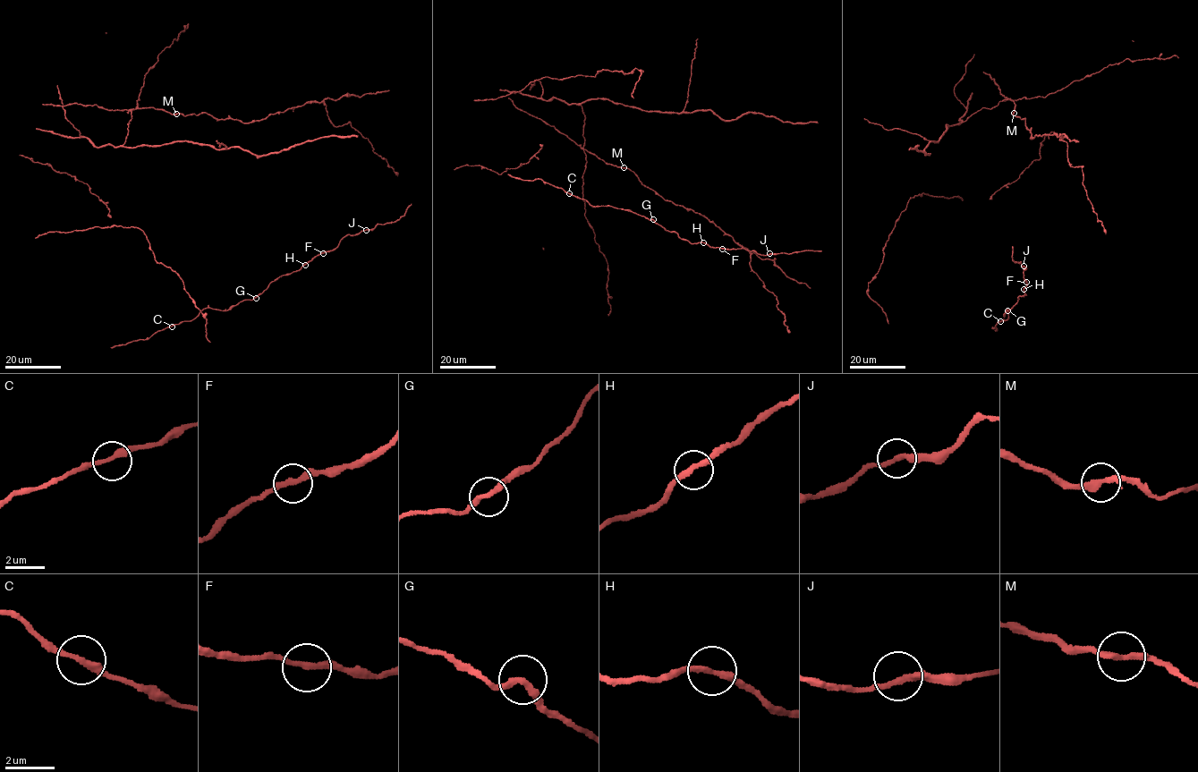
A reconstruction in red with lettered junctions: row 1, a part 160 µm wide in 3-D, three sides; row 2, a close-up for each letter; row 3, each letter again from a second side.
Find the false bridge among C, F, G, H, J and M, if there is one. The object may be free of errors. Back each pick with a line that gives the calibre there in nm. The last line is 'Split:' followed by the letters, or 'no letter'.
Split: no letter

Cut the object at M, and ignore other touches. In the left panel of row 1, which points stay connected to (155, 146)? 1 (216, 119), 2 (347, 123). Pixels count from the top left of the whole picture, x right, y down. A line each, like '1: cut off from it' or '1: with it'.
1: cut off from it
2: cut off from it

